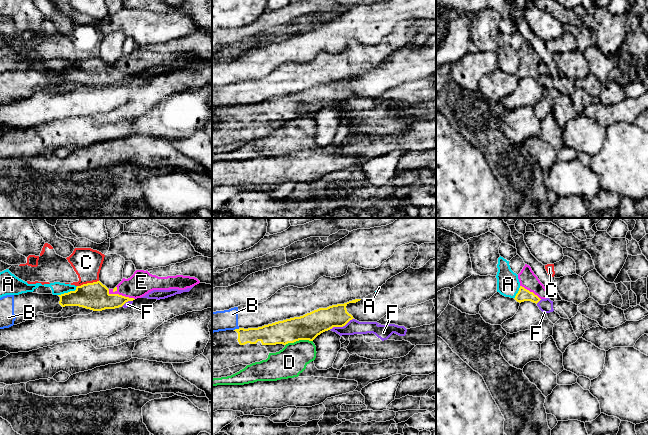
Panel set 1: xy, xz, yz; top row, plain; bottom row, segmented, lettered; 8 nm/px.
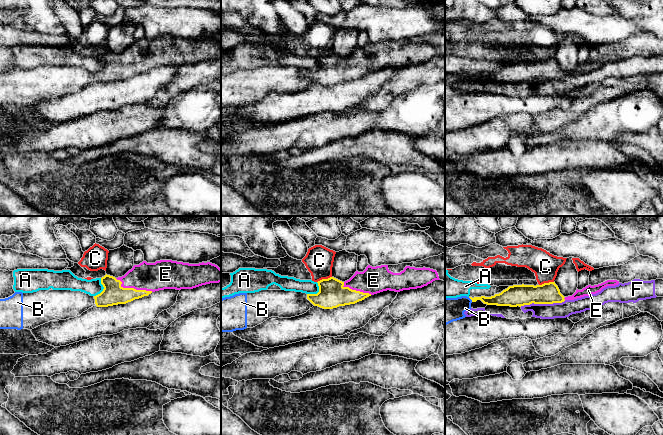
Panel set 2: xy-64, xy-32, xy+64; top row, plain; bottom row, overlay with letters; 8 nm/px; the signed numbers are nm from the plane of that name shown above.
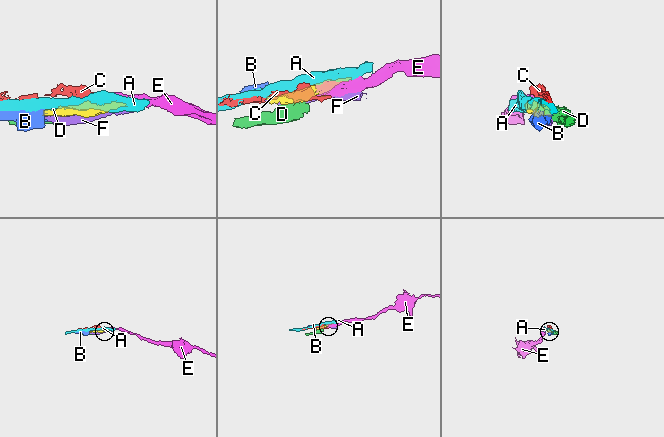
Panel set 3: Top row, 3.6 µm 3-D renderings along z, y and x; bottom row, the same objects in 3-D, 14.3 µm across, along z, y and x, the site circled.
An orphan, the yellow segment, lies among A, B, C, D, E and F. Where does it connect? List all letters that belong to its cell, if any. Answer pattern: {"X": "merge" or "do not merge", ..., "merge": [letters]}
{"A": "do not merge", "B": "do not merge", "C": "do not merge", "D": "do not merge", "E": "merge", "F": "do not merge", "merge": ["E"]}

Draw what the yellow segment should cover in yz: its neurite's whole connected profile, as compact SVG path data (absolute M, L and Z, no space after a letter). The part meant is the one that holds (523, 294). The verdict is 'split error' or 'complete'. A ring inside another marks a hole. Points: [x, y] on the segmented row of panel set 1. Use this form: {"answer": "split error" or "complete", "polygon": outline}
{"answer": "split error", "polygon": "M525 264L518 274L518 279L520 288L514 298L517 302L531 301L537 304L541 299L549 298L546 288L529 265Z"}

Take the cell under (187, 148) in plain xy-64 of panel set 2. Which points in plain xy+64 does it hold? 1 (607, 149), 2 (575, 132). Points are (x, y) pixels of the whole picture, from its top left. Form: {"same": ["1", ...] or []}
{"same": ["1"]}

